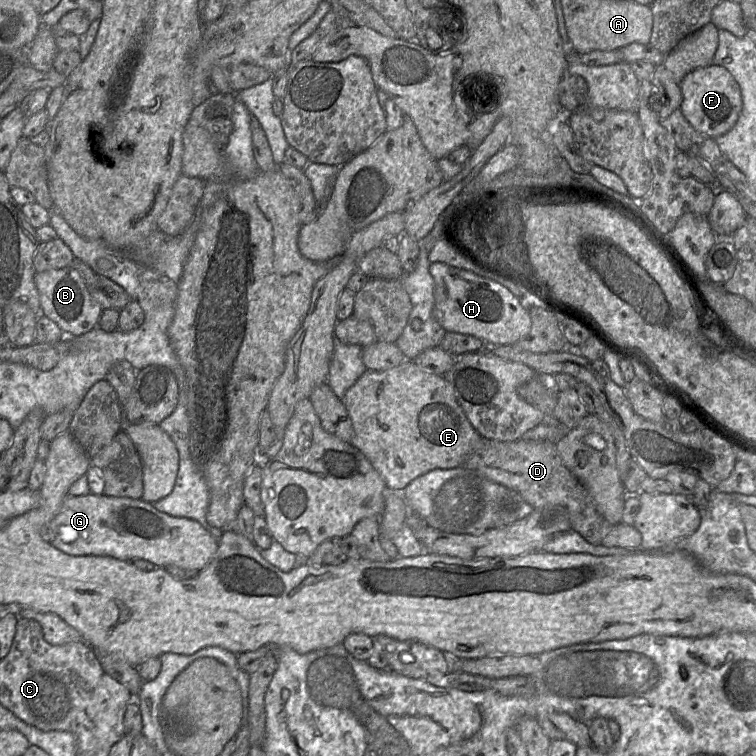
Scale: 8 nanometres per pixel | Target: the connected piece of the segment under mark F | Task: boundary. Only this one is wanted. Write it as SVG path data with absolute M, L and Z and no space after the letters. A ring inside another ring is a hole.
M716 64L699 67L685 75L679 86L682 92L680 110L699 133L715 139L728 132L737 122L743 104L741 89L725 67Z

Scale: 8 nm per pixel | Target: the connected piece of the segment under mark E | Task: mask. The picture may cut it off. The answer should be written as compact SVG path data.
M405 360L400 365L384 370L371 371L367 370L345 393L342 399L344 405L351 418L353 427L353 437L350 442L351 445L359 449L363 455L368 459L373 468L380 474L385 482L386 488L395 491L402 491L411 481L417 477L424 475L435 469L450 469L462 466L467 458L483 445L484 439L471 425L467 419L463 409L456 400L454 391L450 383L444 376L427 372L420 368L414 361Z

